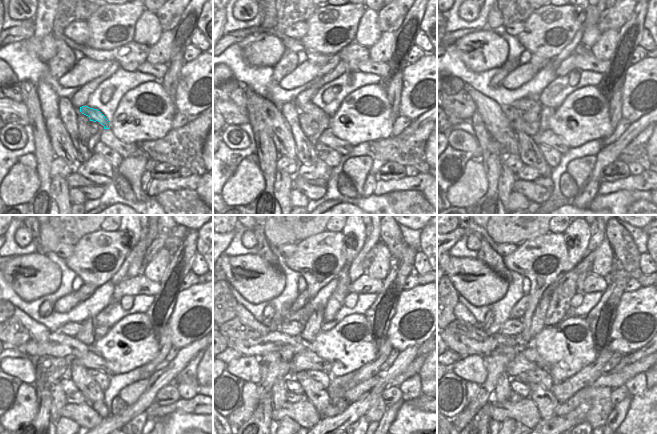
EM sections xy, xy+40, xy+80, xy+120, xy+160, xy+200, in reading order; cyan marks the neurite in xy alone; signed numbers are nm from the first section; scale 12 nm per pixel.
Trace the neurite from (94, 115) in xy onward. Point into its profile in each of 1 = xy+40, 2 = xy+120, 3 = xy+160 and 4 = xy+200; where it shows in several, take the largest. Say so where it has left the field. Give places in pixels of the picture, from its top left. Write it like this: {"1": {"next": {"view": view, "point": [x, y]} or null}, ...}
{"1": {"next": {"view": "xy+40", "point": [318, 114]}}, "2": {"next": {"view": "xy+120", "point": [71, 329]}}, "3": {"next": {"view": "xy+160", "point": [293, 328]}}, "4": {"next": {"view": "xy+200", "point": [512, 327]}}}

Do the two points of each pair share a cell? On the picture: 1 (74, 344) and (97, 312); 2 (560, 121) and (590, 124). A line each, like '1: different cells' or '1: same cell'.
1: different cells
2: same cell

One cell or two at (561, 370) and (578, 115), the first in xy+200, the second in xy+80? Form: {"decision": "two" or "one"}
{"decision": "one"}

